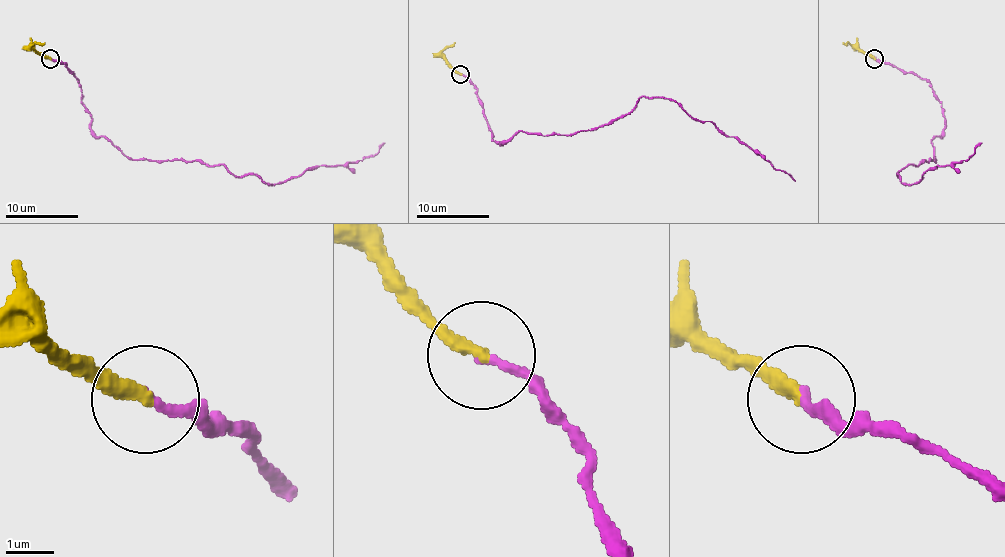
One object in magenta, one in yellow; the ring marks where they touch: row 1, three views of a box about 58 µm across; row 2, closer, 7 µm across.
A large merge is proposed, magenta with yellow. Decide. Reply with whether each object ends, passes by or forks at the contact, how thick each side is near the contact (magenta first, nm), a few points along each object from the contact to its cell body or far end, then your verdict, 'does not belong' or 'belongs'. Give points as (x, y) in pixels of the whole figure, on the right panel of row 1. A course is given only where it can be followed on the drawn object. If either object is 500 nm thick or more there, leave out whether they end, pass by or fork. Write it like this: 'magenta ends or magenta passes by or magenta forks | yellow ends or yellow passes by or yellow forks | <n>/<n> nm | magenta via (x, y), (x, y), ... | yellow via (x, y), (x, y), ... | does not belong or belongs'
magenta ends | yellow ends | 200/300 nm | magenta via (874, 59), (925, 79), (945, 119), (932, 141), (936, 160), (908, 164), (899, 179), (914, 184), (981, 142) | yellow via (874, 59), (843, 44) | belongs

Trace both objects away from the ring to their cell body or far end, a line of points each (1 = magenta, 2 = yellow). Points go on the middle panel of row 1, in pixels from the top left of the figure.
1: (461, 73), (477, 90), (501, 144), (519, 131), (571, 135), (611, 124), (640, 97), (673, 99), (794, 180)
2: (461, 73), (448, 63), (443, 52), (455, 43)

